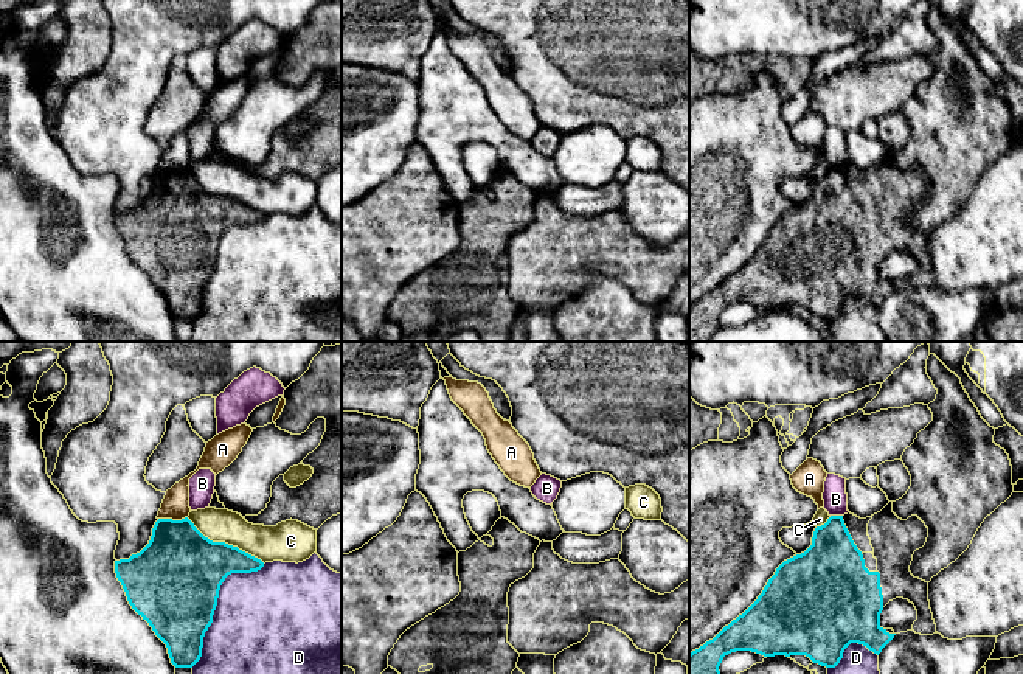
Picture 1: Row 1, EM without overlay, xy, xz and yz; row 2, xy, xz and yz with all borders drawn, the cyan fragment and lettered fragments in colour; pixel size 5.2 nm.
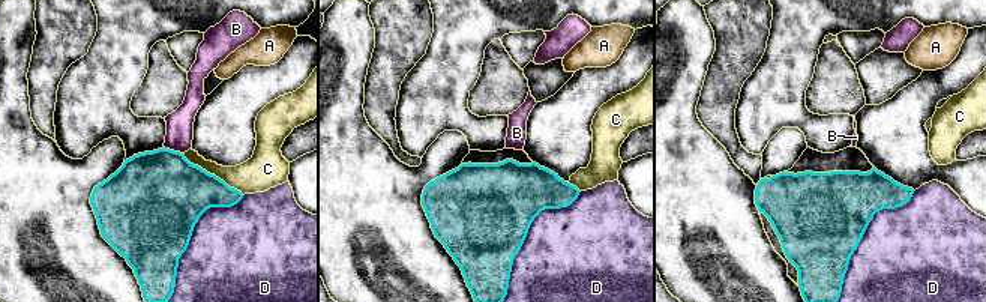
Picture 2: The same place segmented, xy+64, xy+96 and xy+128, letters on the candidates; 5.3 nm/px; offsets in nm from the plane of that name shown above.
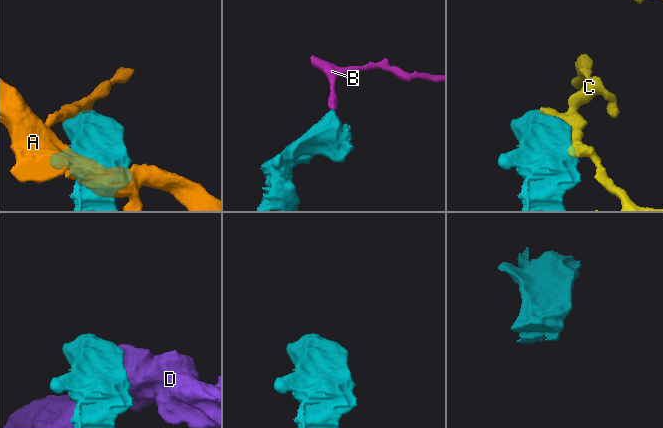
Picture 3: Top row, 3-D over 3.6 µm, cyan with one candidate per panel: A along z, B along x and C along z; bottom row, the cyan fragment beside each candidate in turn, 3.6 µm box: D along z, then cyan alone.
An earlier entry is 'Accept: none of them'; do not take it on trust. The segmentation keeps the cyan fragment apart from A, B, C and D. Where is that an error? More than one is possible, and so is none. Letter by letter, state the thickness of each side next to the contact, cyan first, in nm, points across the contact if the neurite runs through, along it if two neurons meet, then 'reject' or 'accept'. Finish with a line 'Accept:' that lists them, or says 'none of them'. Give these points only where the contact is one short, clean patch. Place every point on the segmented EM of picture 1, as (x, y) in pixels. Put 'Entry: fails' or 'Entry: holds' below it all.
A: 400/140 nm | reject
B: 300/130 nm | along yz (831, 514), (842, 516) | reject
C: 400/180 nm | reject
D: 480/500 nm | reject
Accept: none of them
Entry: holds

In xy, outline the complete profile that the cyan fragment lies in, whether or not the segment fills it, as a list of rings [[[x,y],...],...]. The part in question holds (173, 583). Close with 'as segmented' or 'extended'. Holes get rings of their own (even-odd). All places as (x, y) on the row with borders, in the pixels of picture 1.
[[[188,517],[158,519],[140,553],[115,561],[129,604],[166,644],[175,668],[200,660],[225,578],[262,567],[238,547],[210,540]]]; as segmented

